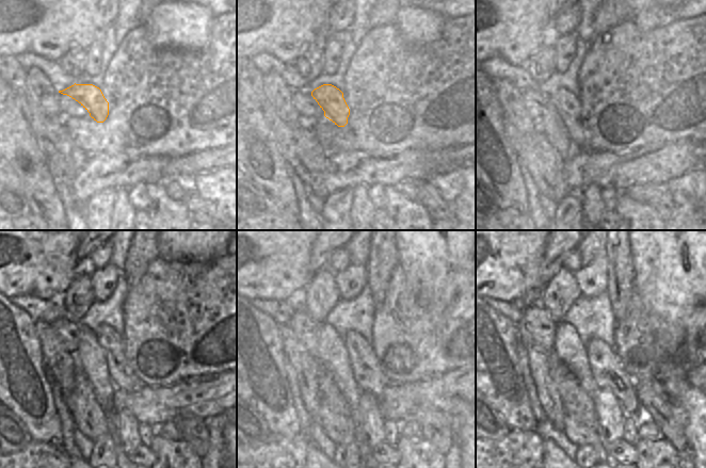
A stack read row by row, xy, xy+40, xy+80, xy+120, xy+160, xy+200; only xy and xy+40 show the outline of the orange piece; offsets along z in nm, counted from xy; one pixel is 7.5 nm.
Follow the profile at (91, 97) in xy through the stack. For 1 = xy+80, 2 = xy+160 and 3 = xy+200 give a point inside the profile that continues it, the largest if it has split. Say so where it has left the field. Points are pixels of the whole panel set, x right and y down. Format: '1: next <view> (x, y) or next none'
1: next xy+80 (567, 105)
2: next xy+160 (365, 367)
3: next xy+200 (608, 371)

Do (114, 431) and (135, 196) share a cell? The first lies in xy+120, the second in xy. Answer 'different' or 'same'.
different

